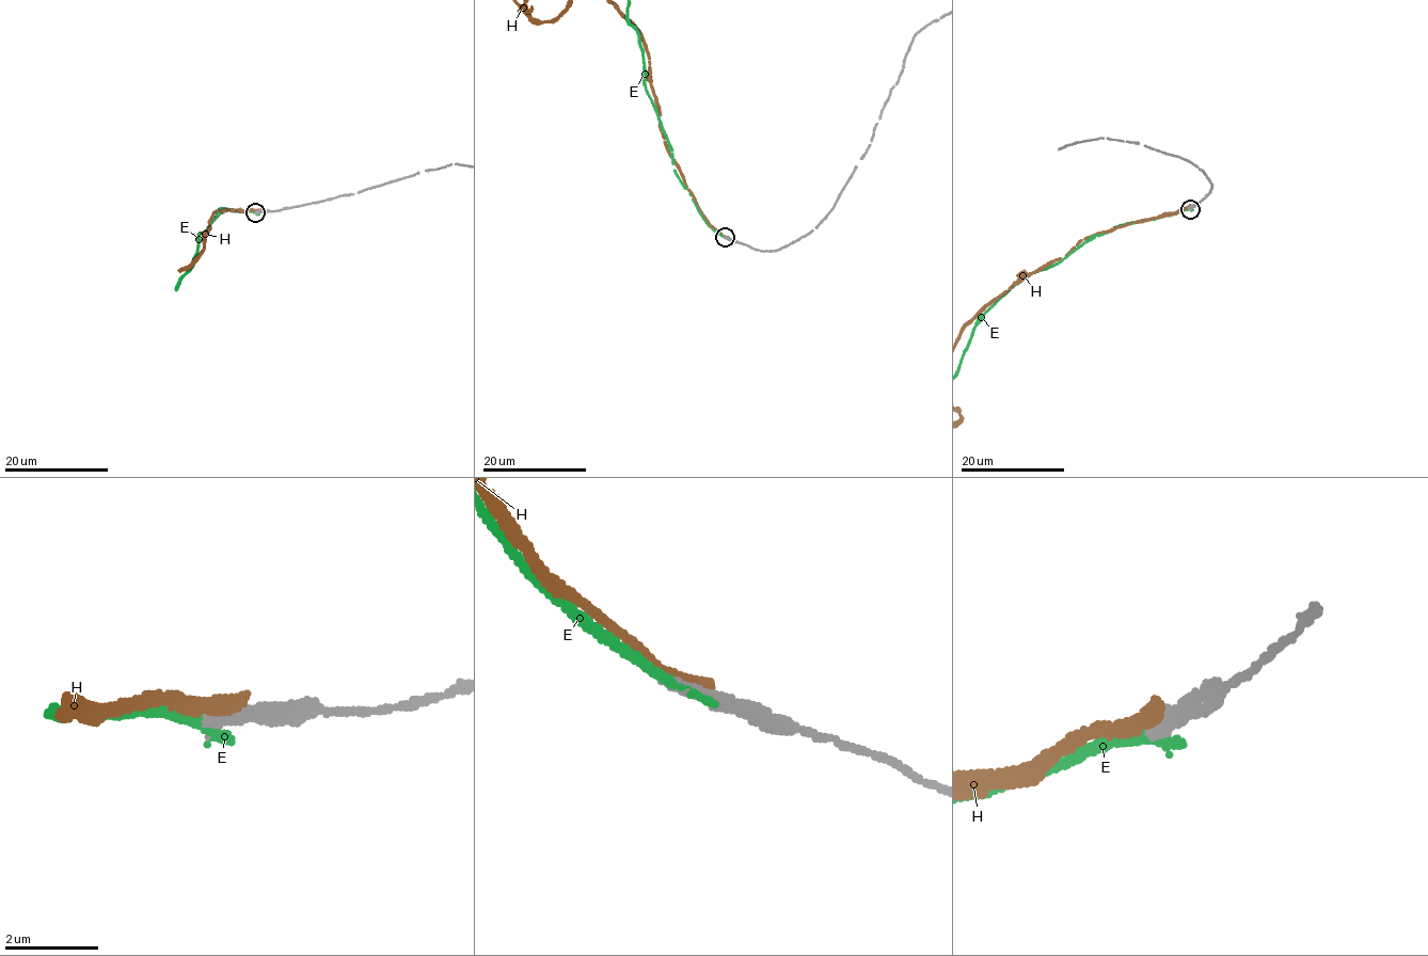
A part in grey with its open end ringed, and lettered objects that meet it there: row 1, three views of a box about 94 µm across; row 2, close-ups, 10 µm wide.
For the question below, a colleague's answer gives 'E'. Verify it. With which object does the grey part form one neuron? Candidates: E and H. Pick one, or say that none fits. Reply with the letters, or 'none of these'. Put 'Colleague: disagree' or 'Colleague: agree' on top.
Colleague: agree
E

